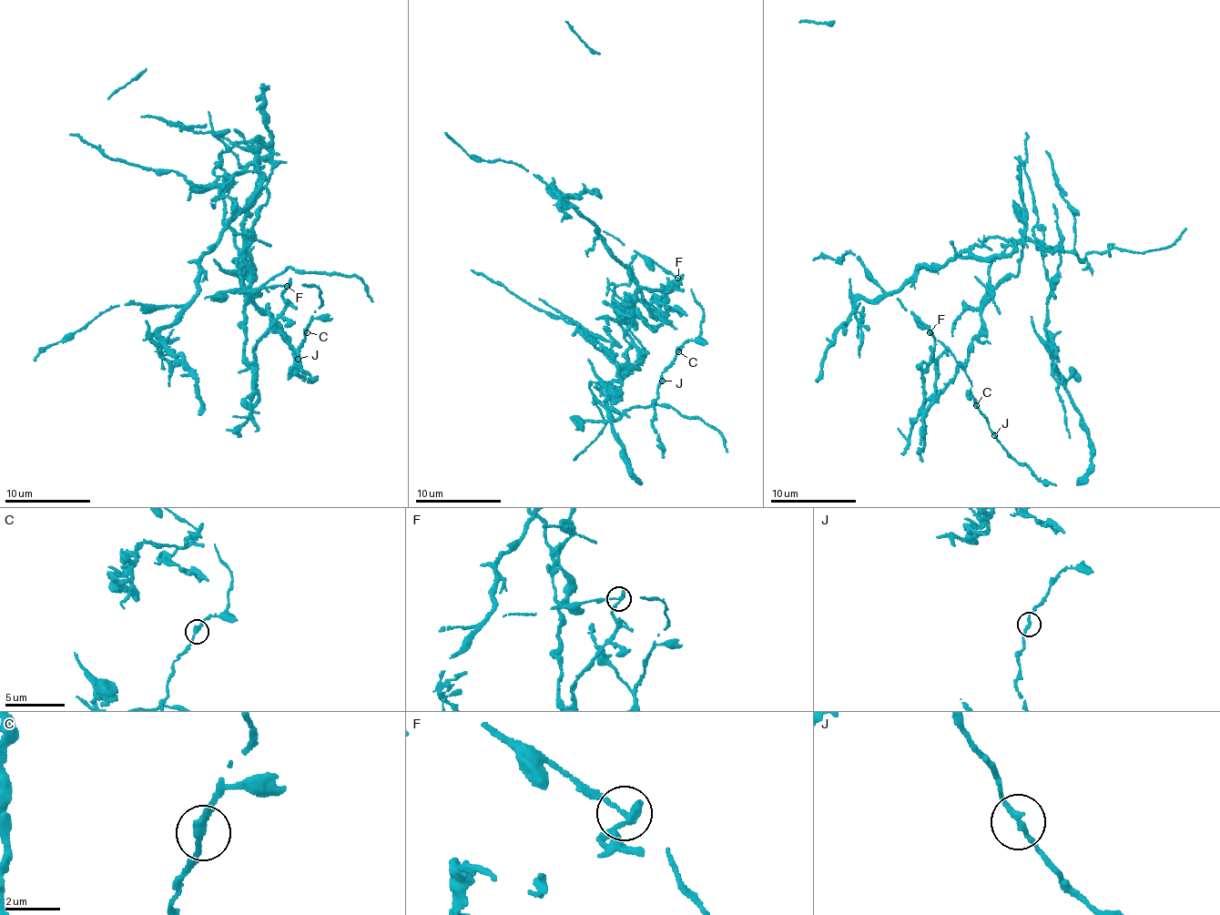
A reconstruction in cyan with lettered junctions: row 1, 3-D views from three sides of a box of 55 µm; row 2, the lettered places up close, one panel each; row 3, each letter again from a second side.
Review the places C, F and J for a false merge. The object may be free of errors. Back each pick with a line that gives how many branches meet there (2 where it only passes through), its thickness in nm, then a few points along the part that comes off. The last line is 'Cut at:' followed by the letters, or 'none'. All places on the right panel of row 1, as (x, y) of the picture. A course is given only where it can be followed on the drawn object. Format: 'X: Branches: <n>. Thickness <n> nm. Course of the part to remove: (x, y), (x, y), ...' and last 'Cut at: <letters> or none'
F: Branches: 2. Thickness 280 nm
Cut at: F

